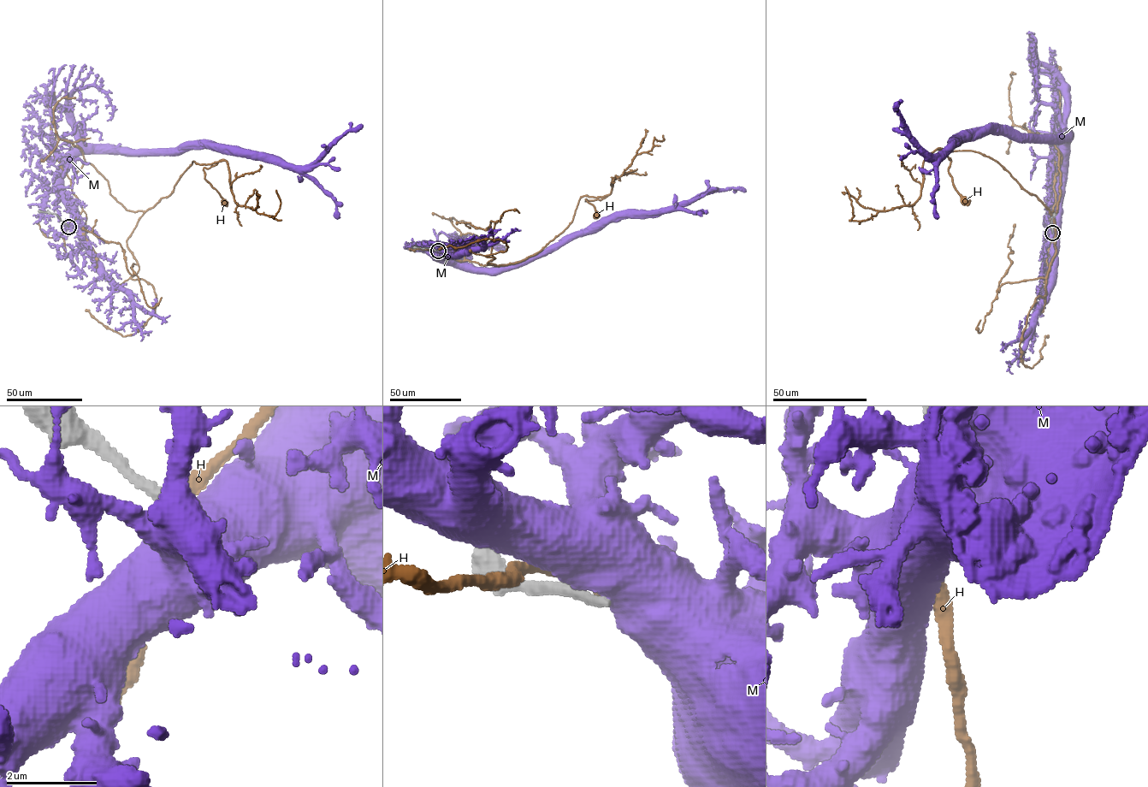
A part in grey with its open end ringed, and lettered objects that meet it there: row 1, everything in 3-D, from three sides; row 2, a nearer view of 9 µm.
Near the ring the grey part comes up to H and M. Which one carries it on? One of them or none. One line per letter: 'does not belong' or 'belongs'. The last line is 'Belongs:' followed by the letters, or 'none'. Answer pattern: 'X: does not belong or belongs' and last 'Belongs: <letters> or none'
H: does not belong
M: does not belong
Belongs: none

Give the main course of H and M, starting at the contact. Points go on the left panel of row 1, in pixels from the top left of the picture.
H: (67, 225), (85, 162), (133, 211), (221, 159), (204, 168), (224, 203)
M: (68, 226), (70, 208), (68, 196), (62, 186), (62, 173), (79, 155), (193, 147), (240, 148), (239, 151)

